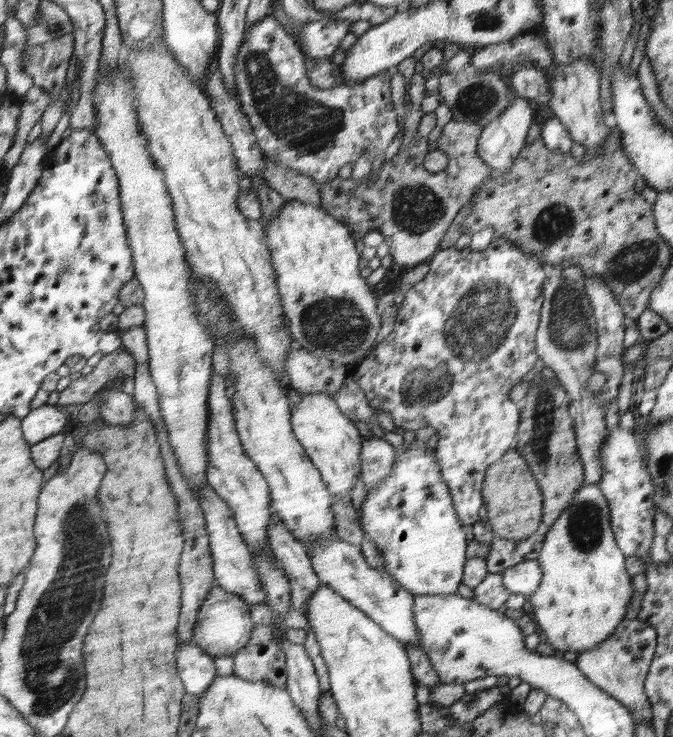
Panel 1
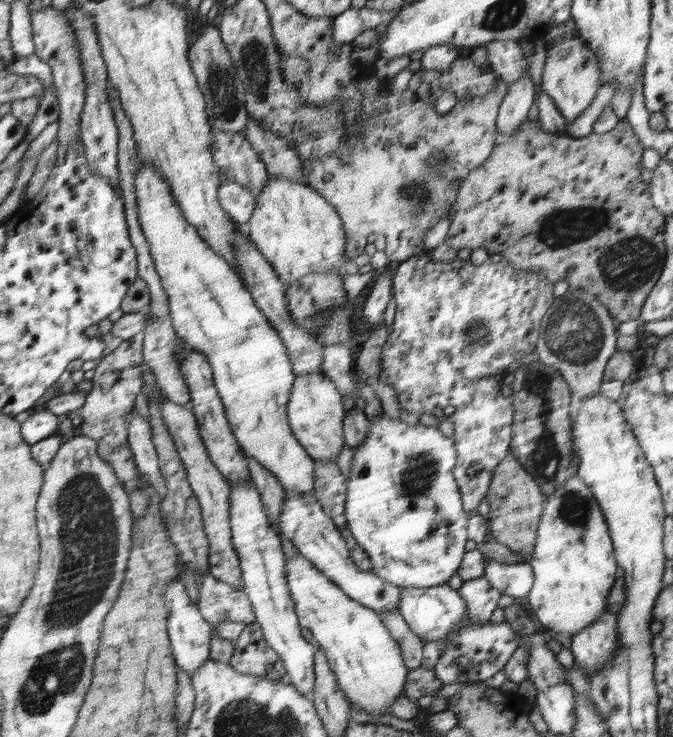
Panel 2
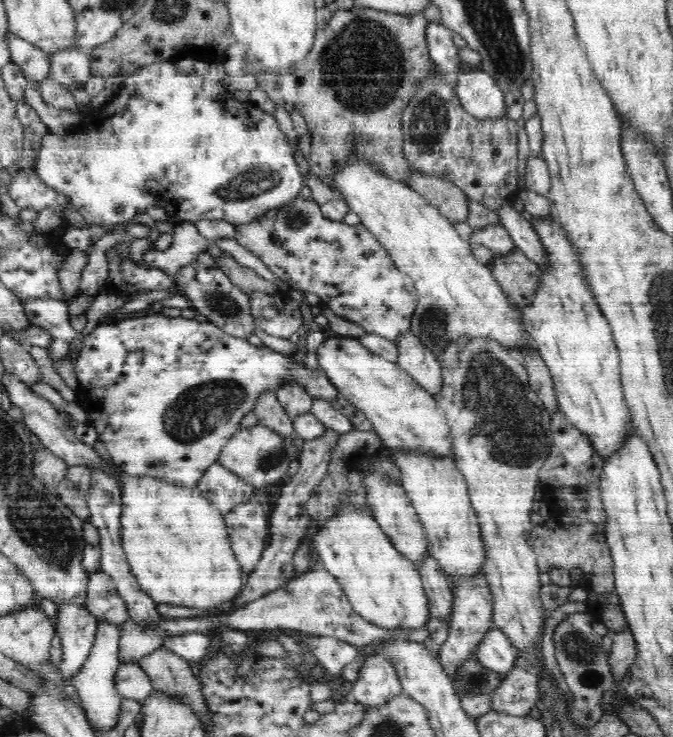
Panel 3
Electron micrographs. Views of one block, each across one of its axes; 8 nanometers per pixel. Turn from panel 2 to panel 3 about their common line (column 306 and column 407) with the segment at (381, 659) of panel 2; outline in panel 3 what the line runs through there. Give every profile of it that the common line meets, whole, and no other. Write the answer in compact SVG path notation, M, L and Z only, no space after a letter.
M351 500L339 502L312 540L324 568L338 579L354 610L375 627L420 629L431 618L422 576L415 564L398 552L370 511Z

